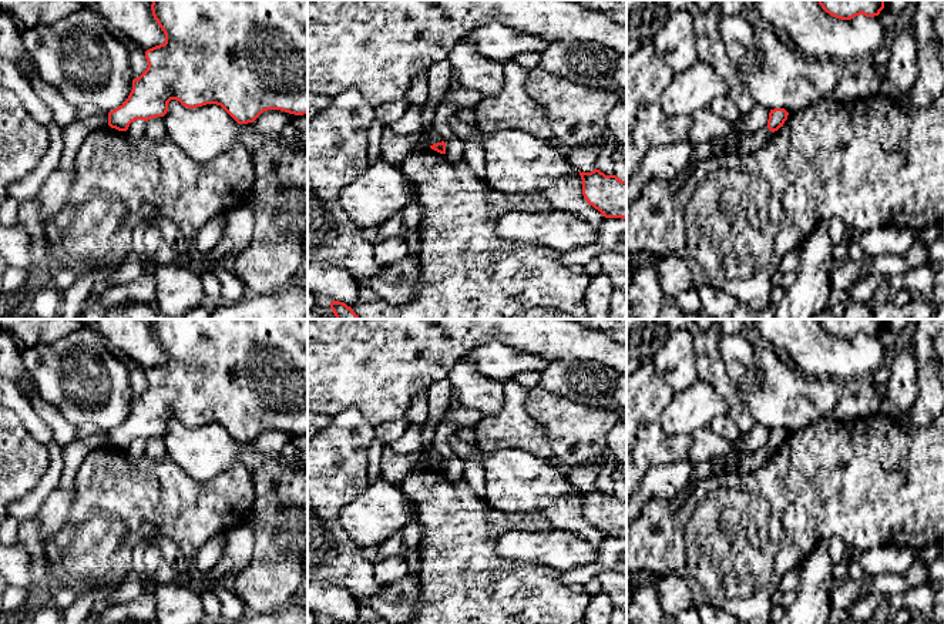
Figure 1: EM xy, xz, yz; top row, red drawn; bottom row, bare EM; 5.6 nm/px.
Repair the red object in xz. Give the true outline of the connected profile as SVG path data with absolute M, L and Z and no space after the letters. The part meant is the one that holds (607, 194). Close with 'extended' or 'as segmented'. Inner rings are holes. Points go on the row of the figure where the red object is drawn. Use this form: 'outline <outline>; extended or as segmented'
outline M597 168L591 172L578 172L585 201L605 218L626 221L626 181L621 181L617 175L605 175Z; as segmented

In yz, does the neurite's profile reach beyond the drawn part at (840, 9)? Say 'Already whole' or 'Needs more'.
Already whole

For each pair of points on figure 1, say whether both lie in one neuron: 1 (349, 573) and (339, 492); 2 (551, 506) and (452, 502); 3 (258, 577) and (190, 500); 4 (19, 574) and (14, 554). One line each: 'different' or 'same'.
1: same
2: different
3: different
4: same

